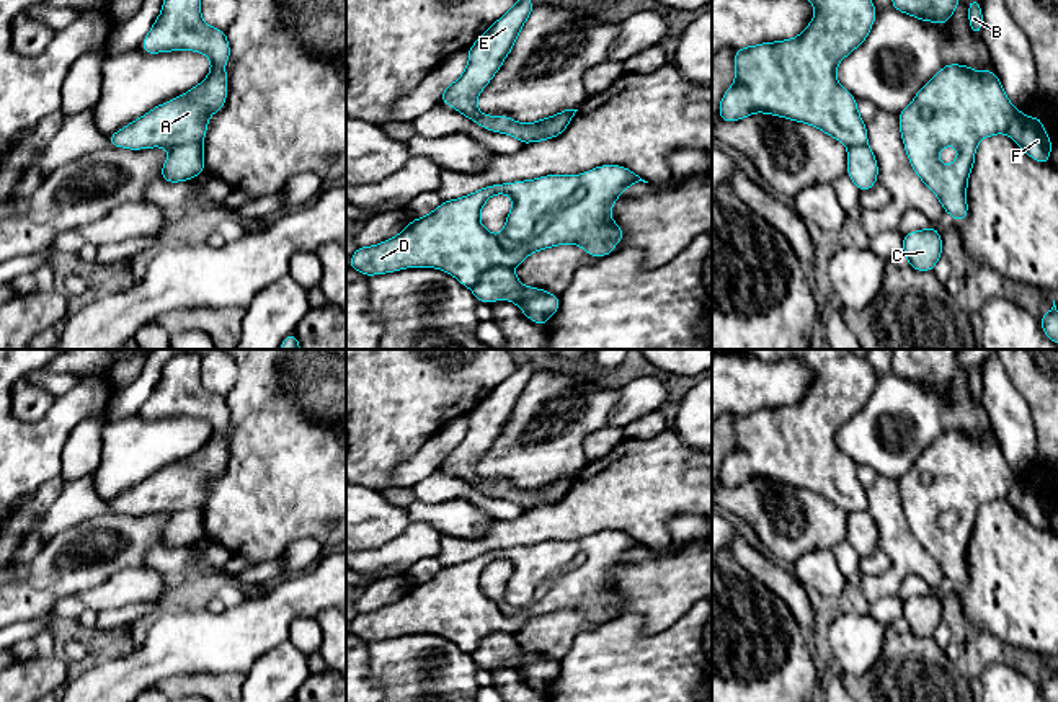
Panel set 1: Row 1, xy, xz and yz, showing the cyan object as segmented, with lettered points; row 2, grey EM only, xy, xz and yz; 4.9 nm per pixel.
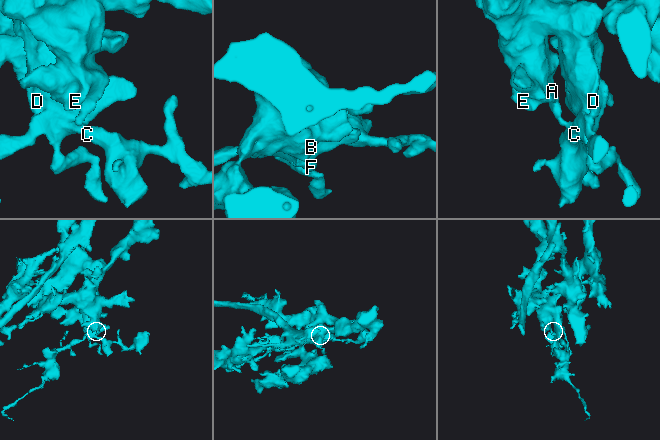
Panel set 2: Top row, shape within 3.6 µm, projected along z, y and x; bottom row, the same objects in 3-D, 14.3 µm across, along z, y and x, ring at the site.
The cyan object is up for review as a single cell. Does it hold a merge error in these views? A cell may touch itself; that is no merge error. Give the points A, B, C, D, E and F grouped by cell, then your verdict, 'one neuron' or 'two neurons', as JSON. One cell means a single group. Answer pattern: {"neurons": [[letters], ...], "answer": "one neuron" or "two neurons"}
{"neurons": [["A", "B", "D", "E"], ["C", "F"]], "answer": "two neurons"}

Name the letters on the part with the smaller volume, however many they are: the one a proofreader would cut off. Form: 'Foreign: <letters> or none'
Foreign: C, F

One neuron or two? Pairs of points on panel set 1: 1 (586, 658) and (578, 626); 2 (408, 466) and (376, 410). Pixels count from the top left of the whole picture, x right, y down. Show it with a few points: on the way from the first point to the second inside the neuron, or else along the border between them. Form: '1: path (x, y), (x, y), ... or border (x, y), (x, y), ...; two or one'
1: border (603, 622), (583, 630), (559, 662); two
2: border (435, 435), (395, 467), (392, 485); two

